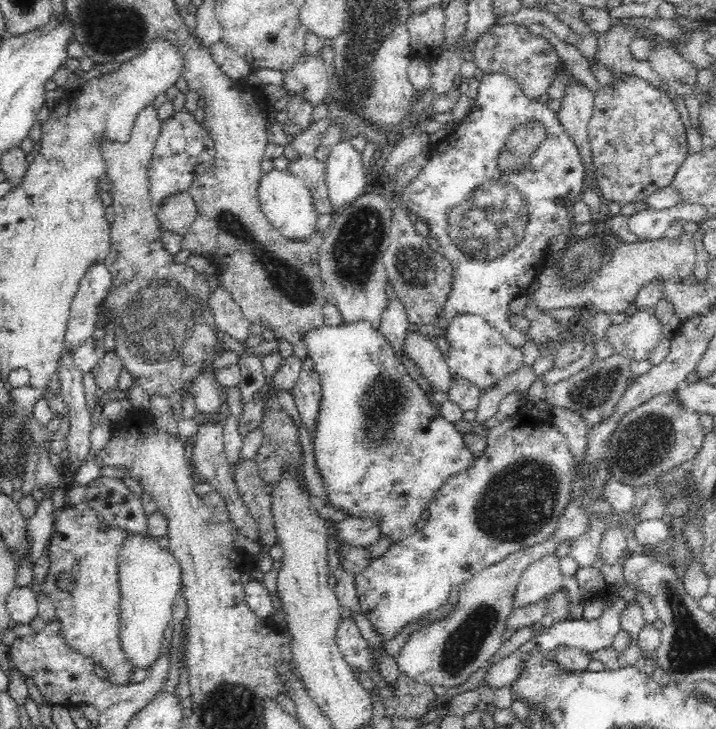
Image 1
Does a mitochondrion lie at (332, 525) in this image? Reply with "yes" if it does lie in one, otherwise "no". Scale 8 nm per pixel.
no

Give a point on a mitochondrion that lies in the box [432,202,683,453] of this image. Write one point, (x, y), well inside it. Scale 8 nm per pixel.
(591, 395)

